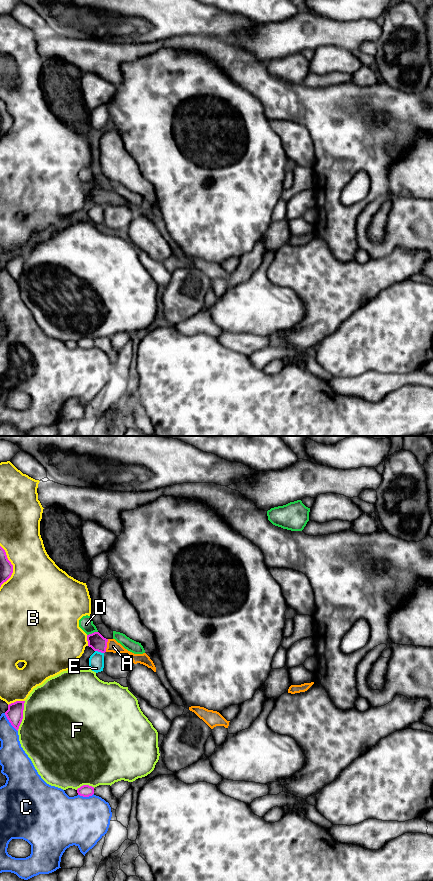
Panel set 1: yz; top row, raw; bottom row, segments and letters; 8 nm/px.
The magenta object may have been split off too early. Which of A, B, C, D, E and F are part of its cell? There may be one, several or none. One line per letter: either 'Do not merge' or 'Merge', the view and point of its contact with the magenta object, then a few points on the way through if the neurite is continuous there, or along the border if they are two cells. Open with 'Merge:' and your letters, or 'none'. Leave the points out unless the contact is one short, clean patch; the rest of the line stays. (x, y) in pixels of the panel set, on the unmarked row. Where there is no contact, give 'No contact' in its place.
Merge: A
A: Merge. Touches magenta at yz (106, 197). Path across: yz (96, 193), (106, 197), (113, 198)
B: Do not merge. Touches magenta at yz (16, 253)
C: Do not merge. Touches magenta at yz (85, 348)
D: Do not merge. Touches magenta at yz (92, 185)
E: Do not merge. Touches magenta at yz (99, 203)
F: Do not merge. Touches magenta at yz (22, 268)

